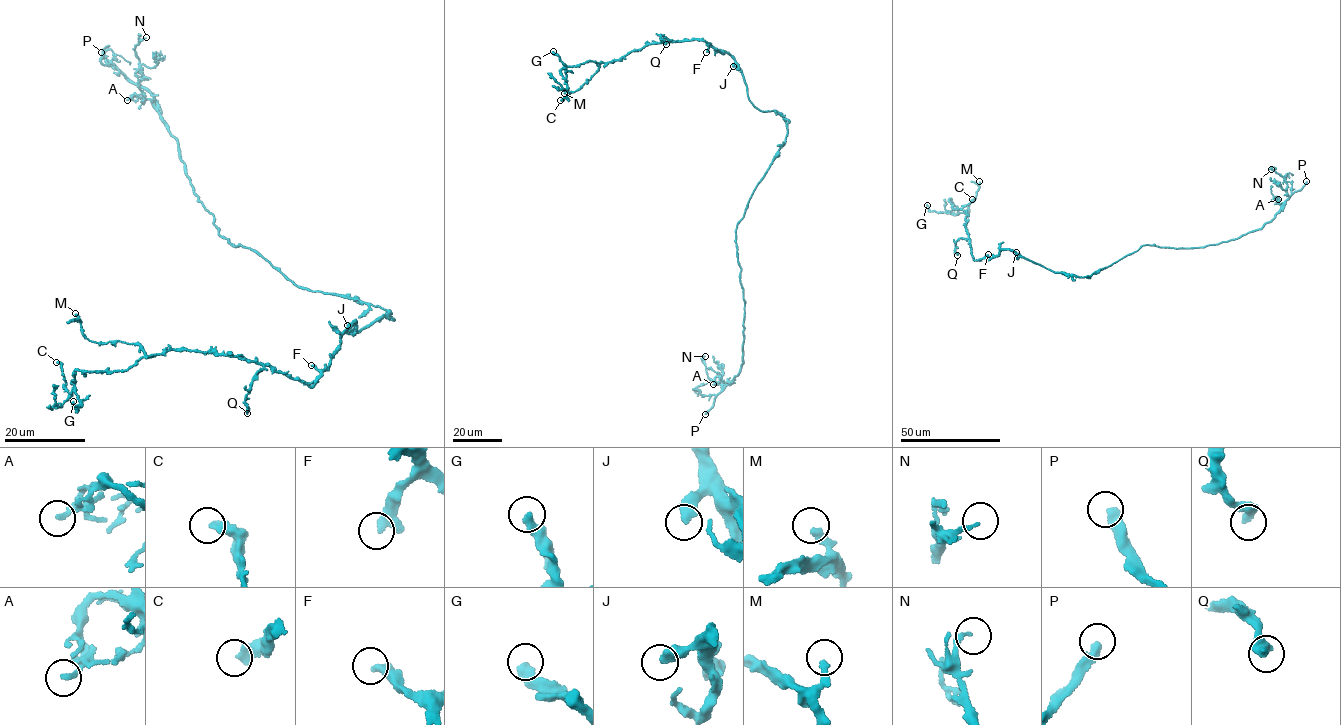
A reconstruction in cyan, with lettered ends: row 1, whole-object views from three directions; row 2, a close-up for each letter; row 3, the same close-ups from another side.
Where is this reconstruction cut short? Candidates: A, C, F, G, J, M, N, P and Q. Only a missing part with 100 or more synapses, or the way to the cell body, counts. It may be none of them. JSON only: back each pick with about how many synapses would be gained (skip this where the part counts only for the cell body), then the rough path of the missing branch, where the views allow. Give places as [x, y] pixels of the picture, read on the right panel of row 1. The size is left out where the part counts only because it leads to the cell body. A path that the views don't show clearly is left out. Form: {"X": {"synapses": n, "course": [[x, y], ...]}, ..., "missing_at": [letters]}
{"P": {"course": [[1306, 181], [1311, 173], [1312, 194], [1326, 201], [1331, 209], [1328, 211]]}, "missing_at": ["P"]}

